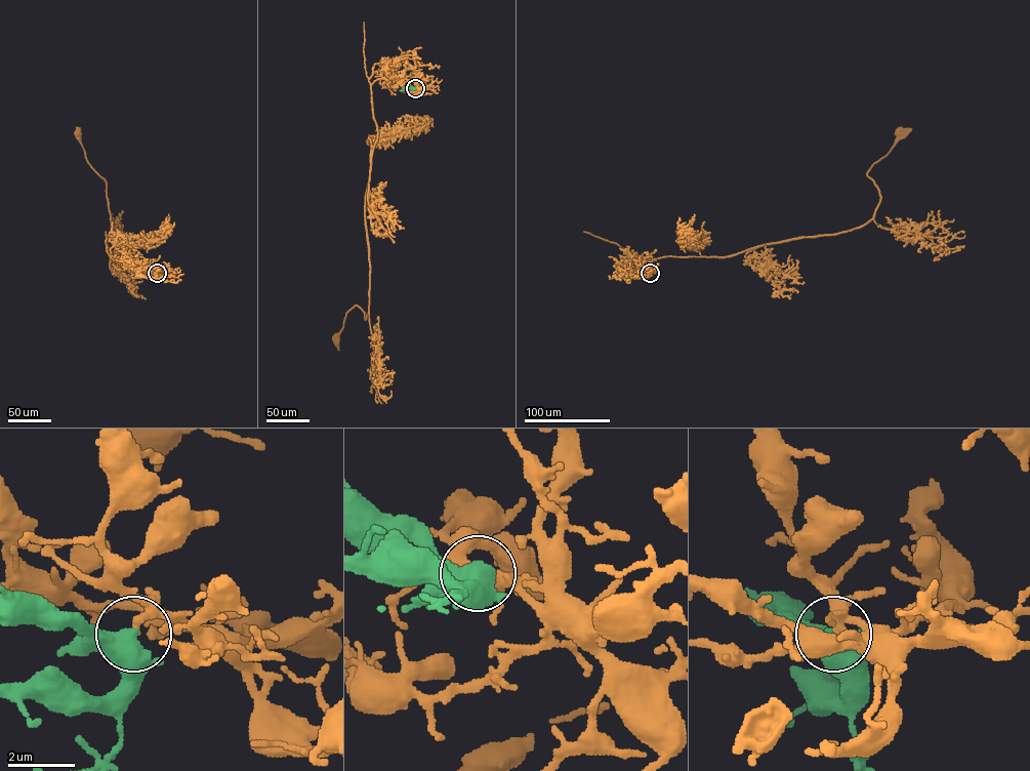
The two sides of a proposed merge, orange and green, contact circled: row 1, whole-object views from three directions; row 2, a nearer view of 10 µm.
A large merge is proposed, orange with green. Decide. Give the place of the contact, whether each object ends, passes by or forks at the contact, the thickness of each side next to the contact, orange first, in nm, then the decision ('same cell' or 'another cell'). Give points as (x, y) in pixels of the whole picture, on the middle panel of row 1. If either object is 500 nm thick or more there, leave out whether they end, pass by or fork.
at (415, 88); 160 nm thick on the orange side, 700 nm on the other; same cell

